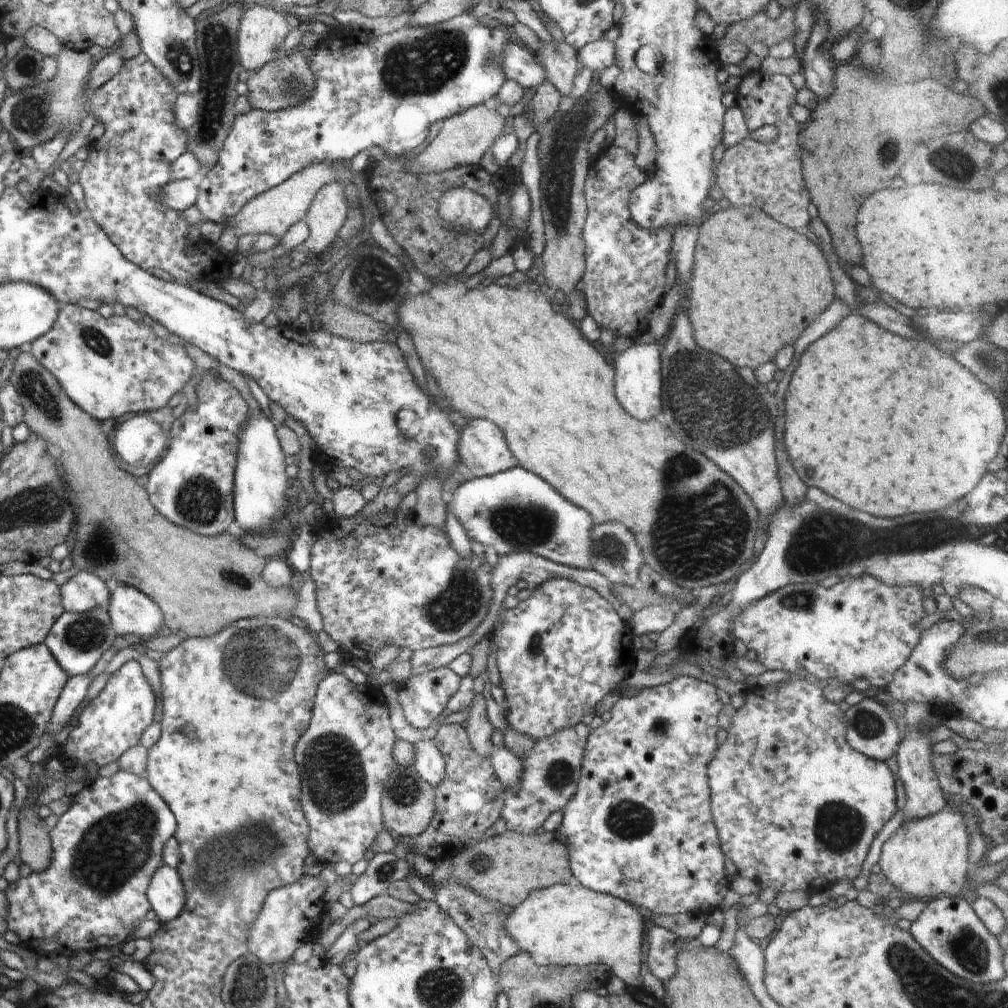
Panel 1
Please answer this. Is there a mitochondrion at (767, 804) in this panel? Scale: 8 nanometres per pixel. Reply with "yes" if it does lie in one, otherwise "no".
no

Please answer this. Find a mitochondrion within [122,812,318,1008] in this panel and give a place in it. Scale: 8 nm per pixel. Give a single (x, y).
(249, 840)

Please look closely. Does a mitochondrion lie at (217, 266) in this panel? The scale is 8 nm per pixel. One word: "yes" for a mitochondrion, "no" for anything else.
no

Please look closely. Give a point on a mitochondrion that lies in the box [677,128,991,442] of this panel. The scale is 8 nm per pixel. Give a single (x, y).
(947, 160)

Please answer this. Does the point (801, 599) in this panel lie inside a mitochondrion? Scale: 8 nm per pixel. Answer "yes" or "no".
yes

